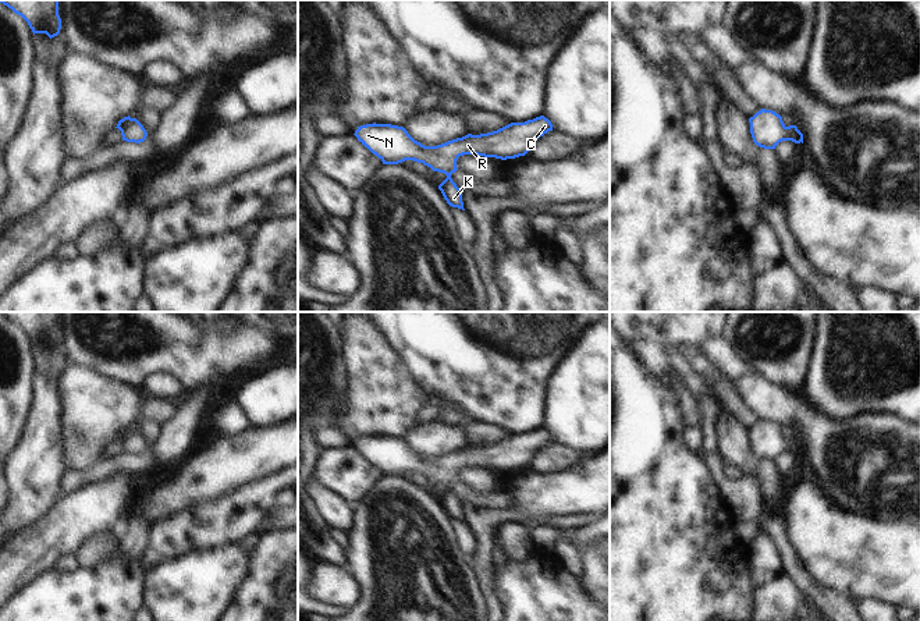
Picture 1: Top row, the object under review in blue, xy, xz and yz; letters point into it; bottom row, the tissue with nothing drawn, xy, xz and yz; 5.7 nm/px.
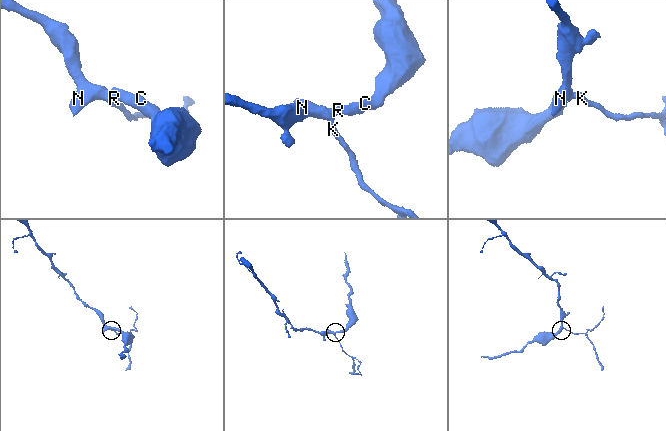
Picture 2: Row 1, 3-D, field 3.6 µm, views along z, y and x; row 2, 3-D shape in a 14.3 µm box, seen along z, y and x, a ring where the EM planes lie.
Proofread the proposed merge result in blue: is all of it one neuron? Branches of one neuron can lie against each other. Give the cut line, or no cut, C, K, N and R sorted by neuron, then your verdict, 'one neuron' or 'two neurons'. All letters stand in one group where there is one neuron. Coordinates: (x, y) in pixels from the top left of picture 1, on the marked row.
no cut | C K N R | one neuron

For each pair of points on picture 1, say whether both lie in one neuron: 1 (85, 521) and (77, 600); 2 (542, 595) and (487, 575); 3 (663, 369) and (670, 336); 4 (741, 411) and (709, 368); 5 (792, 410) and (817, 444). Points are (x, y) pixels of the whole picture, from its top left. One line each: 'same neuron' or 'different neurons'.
1: different neurons
2: different neurons
3: different neurons
4: same neuron
5: same neuron

